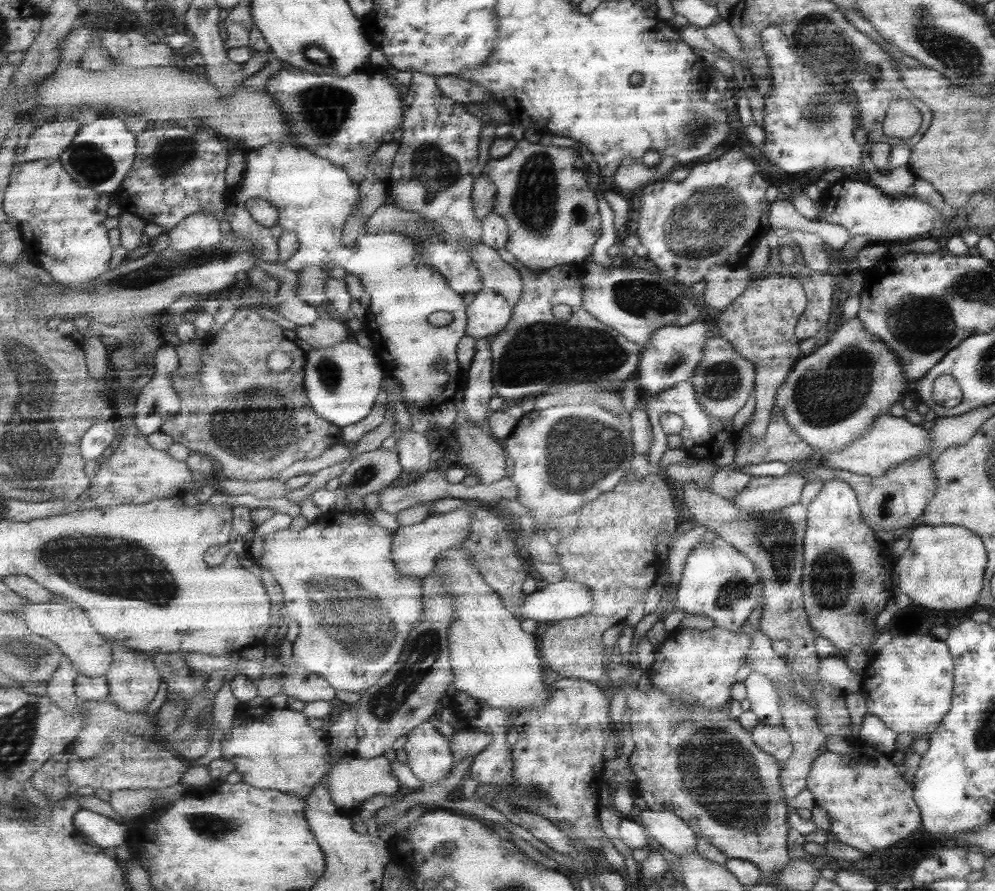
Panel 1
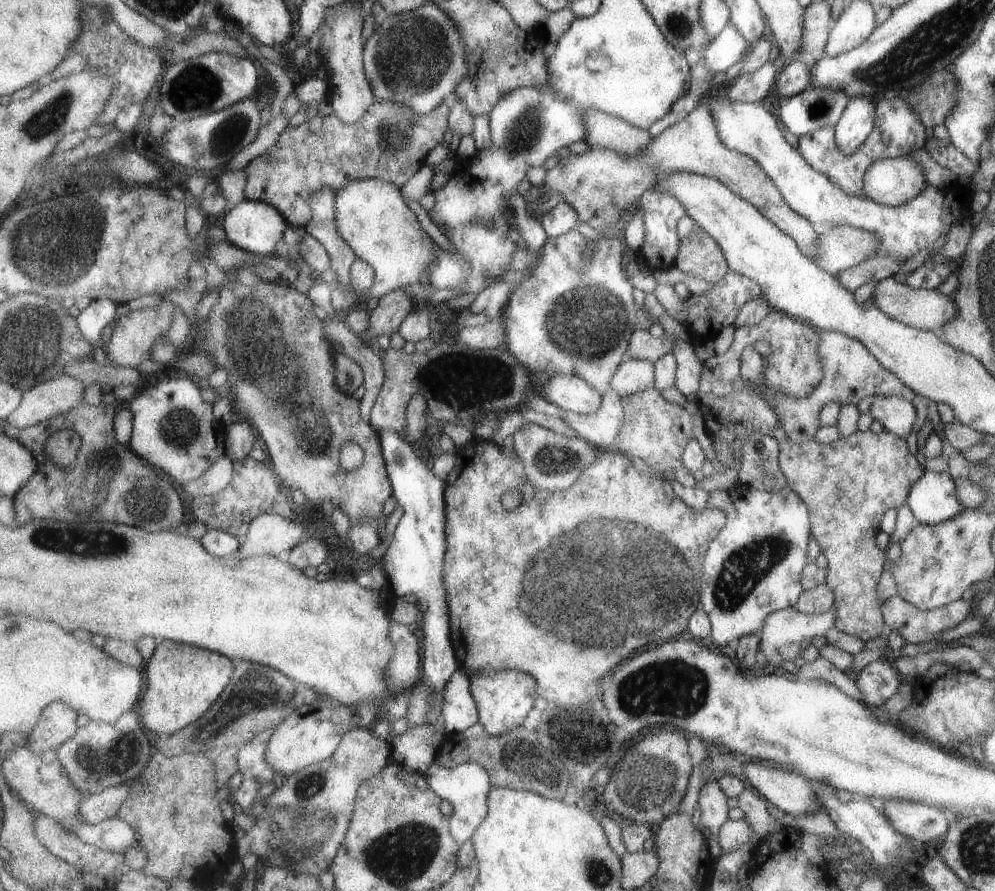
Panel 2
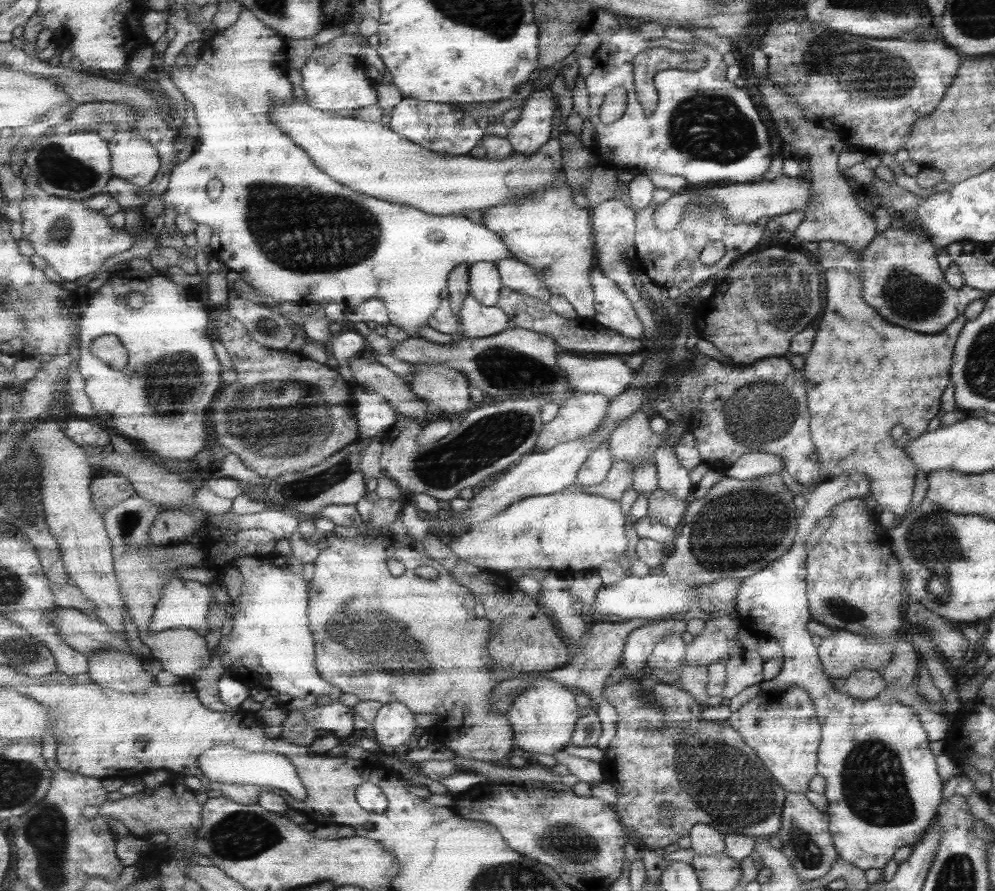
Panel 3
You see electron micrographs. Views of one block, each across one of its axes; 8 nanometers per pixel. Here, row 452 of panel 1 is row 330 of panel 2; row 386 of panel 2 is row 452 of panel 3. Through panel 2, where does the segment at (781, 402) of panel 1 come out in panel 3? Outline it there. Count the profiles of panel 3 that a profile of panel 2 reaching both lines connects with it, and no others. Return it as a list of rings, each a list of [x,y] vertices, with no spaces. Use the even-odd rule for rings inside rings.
[[[831,268],[831,270],[825,270],[825,308],[821,312],[821,318],[819,318],[819,326],[817,326],[817,332],[815,332],[815,338],[813,338],[813,346],[811,350],[805,354],[805,364],[803,364],[803,376],[805,376],[805,392],[807,392],[807,412],[811,416],[809,420],[809,432],[811,432],[811,442],[815,446],[815,456],[819,460],[819,472],[821,476],[825,476],[827,480],[829,478],[835,478],[835,476],[841,476],[845,472],[857,472],[857,474],[865,474],[865,478],[869,480],[869,496],[875,498],[881,506],[883,506],[883,512],[893,512],[897,520],[903,520],[907,516],[907,508],[909,508],[909,502],[911,502],[911,494],[913,494],[913,484],[915,484],[915,464],[909,460],[909,456],[905,456],[903,448],[895,448],[893,442],[889,438],[889,430],[899,424],[905,428],[907,432],[907,438],[913,440],[913,438],[919,438],[921,434],[927,432],[927,424],[931,418],[935,418],[935,414],[941,410],[941,394],[945,392],[945,388],[951,384],[951,358],[953,358],[953,348],[955,348],[955,340],[959,336],[959,330],[965,326],[965,318],[963,314],[959,314],[955,318],[955,322],[951,322],[943,332],[939,334],[933,334],[933,336],[925,336],[925,334],[917,334],[913,330],[905,330],[905,328],[899,328],[899,326],[891,326],[887,324],[883,318],[879,318],[879,314],[865,304],[863,300],[863,294],[861,294],[861,278],[857,274],[851,274],[849,270],[845,268]]]

